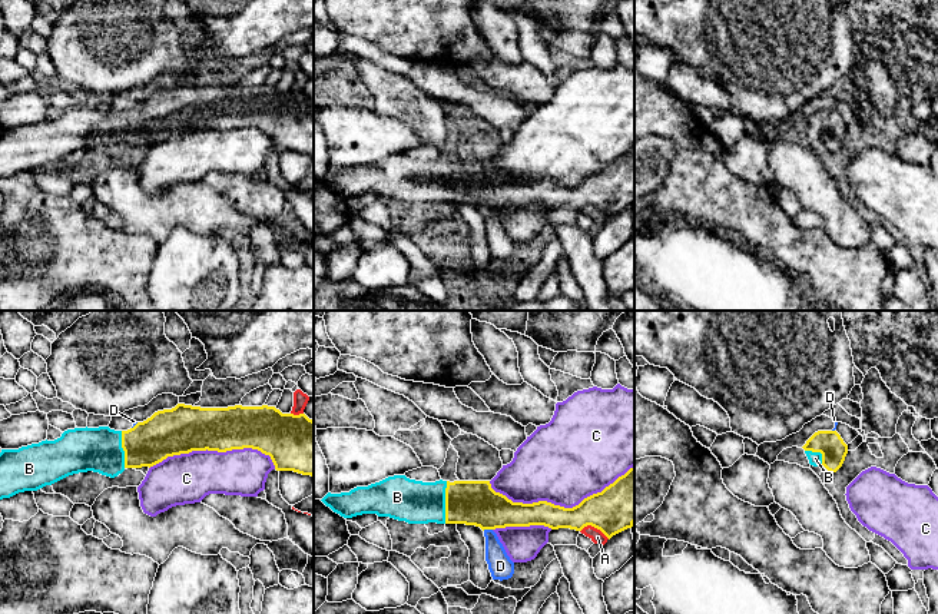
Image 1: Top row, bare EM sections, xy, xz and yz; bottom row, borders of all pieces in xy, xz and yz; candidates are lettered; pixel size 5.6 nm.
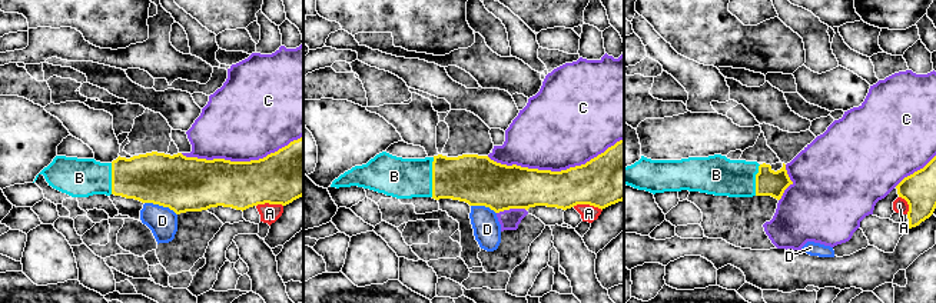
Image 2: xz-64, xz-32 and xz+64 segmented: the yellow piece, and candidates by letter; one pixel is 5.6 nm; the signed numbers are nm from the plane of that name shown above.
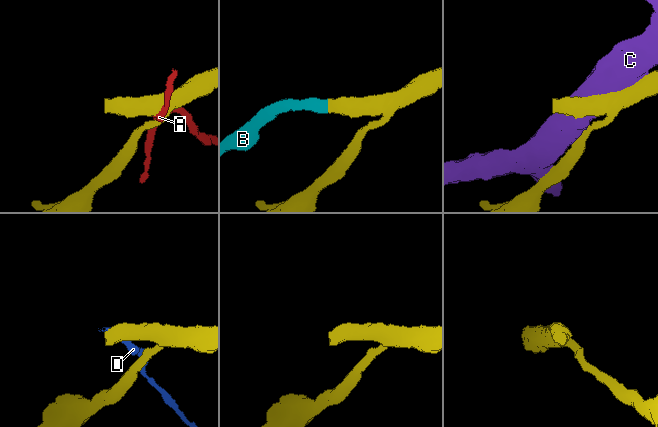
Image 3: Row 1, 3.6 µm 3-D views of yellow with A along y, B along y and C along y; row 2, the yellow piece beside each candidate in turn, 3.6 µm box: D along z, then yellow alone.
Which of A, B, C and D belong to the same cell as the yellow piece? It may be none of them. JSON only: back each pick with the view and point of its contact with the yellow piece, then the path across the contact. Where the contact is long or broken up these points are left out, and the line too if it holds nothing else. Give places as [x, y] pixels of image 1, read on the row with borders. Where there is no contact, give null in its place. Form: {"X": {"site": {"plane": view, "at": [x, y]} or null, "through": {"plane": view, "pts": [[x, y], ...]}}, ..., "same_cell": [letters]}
{"B": {"site": {"plane": "xz", "at": [446, 503]}, "through": {"plane": "xz", "pts": [[473, 503], [446, 503], [416, 503], [401, 498]]}}, "same_cell": ["B"]}

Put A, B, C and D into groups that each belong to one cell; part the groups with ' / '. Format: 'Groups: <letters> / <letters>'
Groups: A / B / C / D

